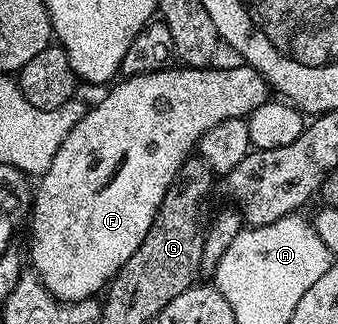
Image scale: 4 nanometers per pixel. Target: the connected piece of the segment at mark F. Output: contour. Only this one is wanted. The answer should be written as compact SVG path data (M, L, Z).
M174 65L165 71L122 78L109 89L94 107L86 110L79 125L67 133L59 153L51 157L51 165L39 176L41 184L36 184L31 199L27 259L43 286L65 303L100 296L119 269L127 265L131 253L143 245L163 193L167 193L186 159L194 154L207 129L215 129L219 121L245 119L271 99L268 81L248 65L235 69Z

